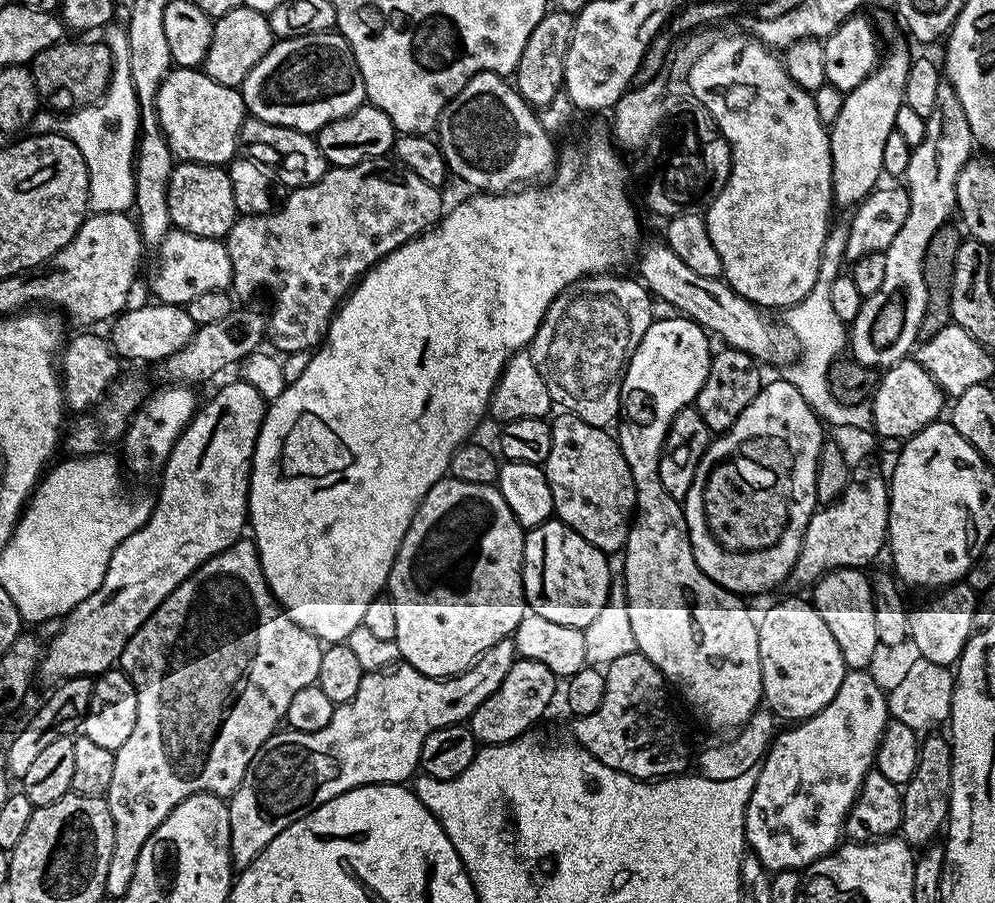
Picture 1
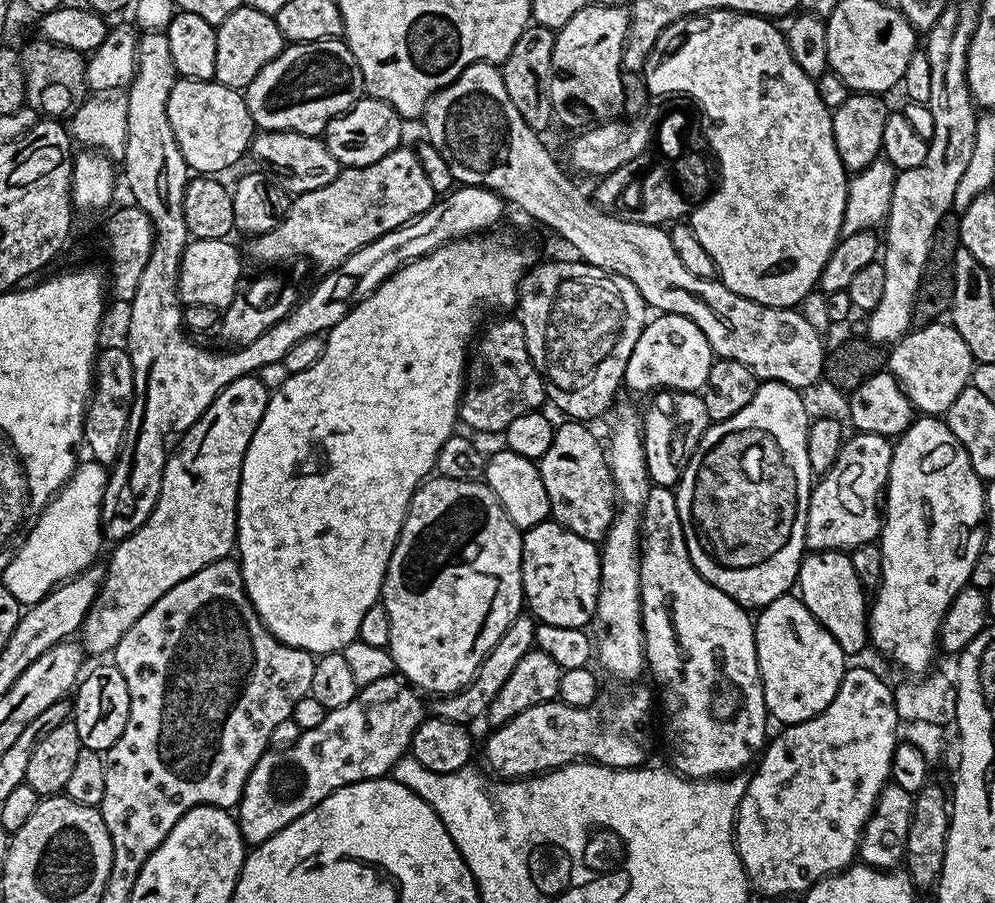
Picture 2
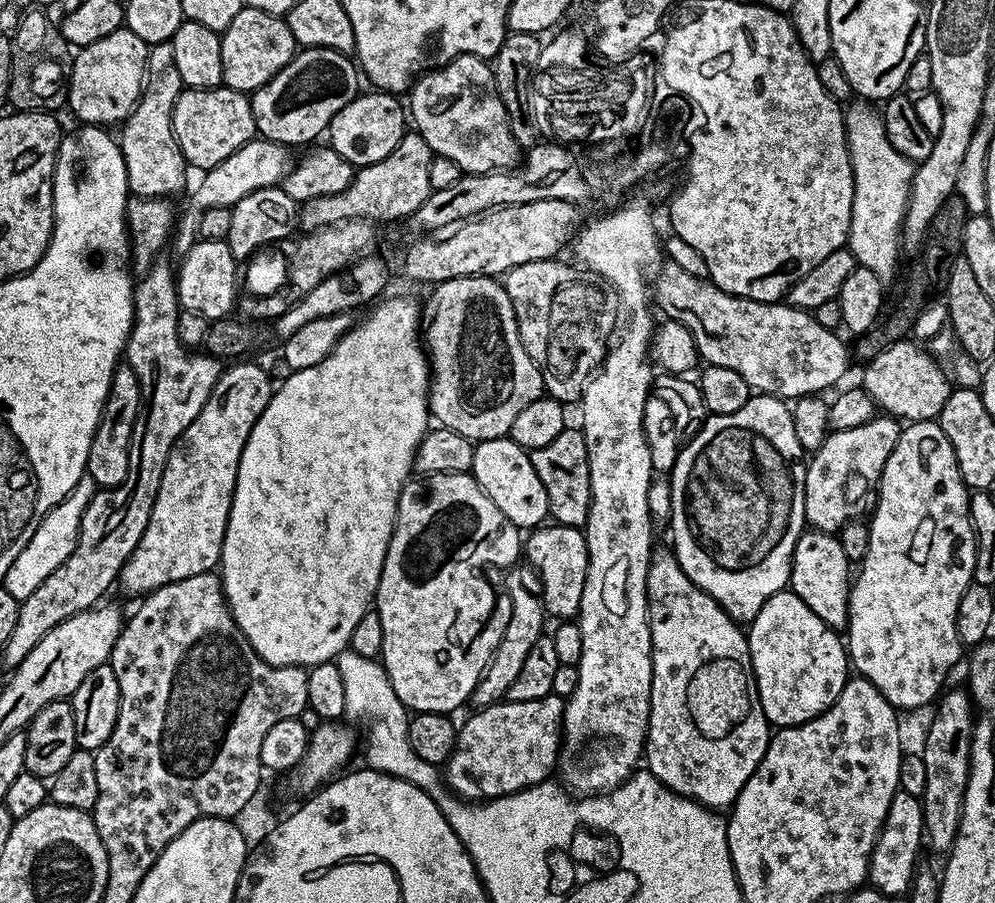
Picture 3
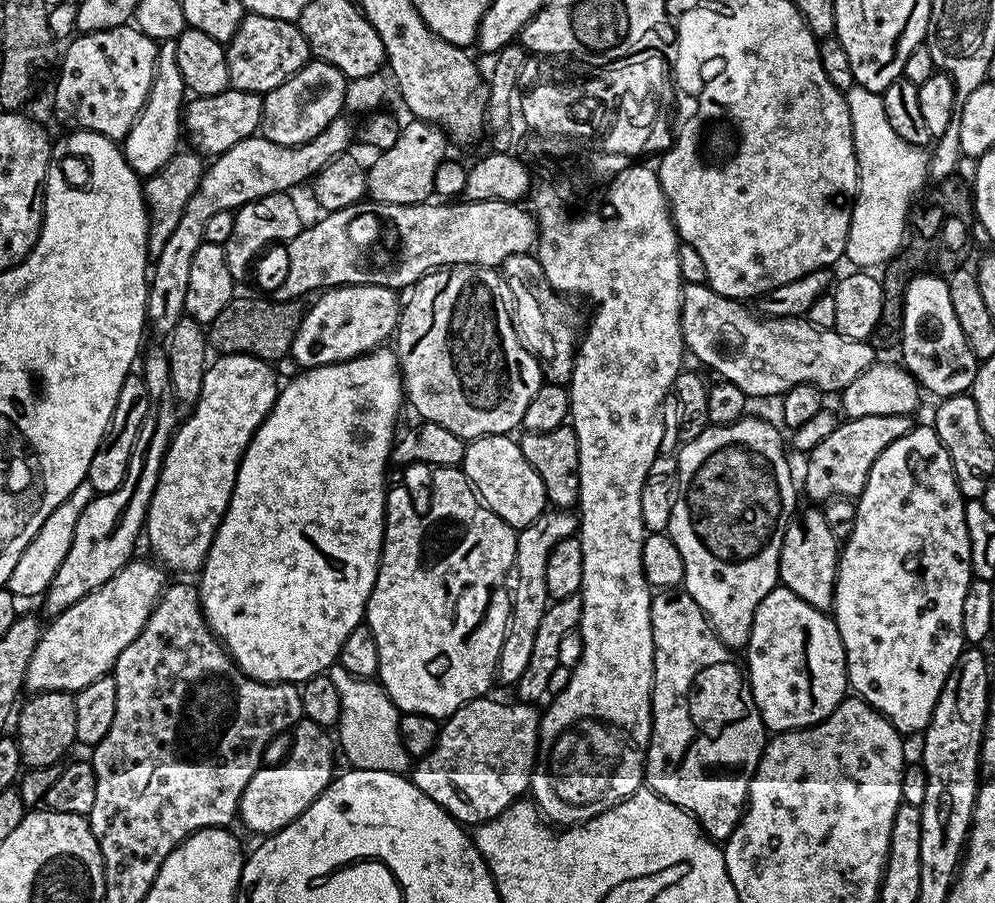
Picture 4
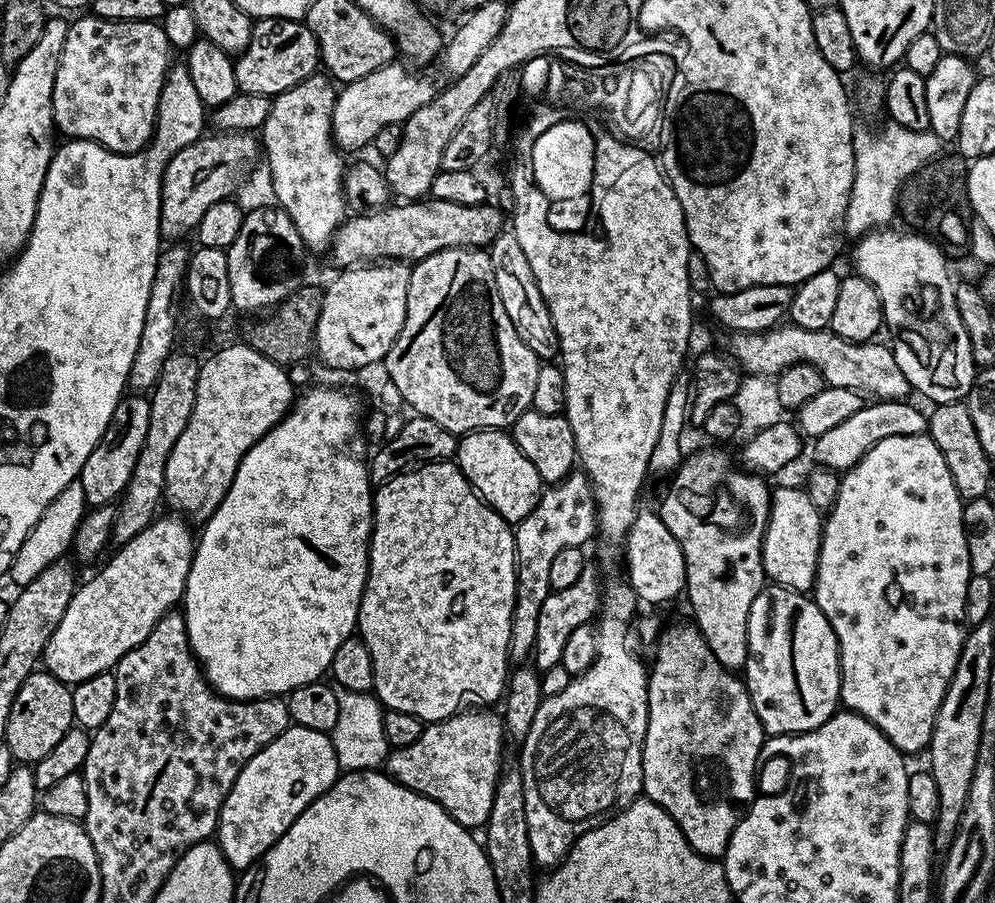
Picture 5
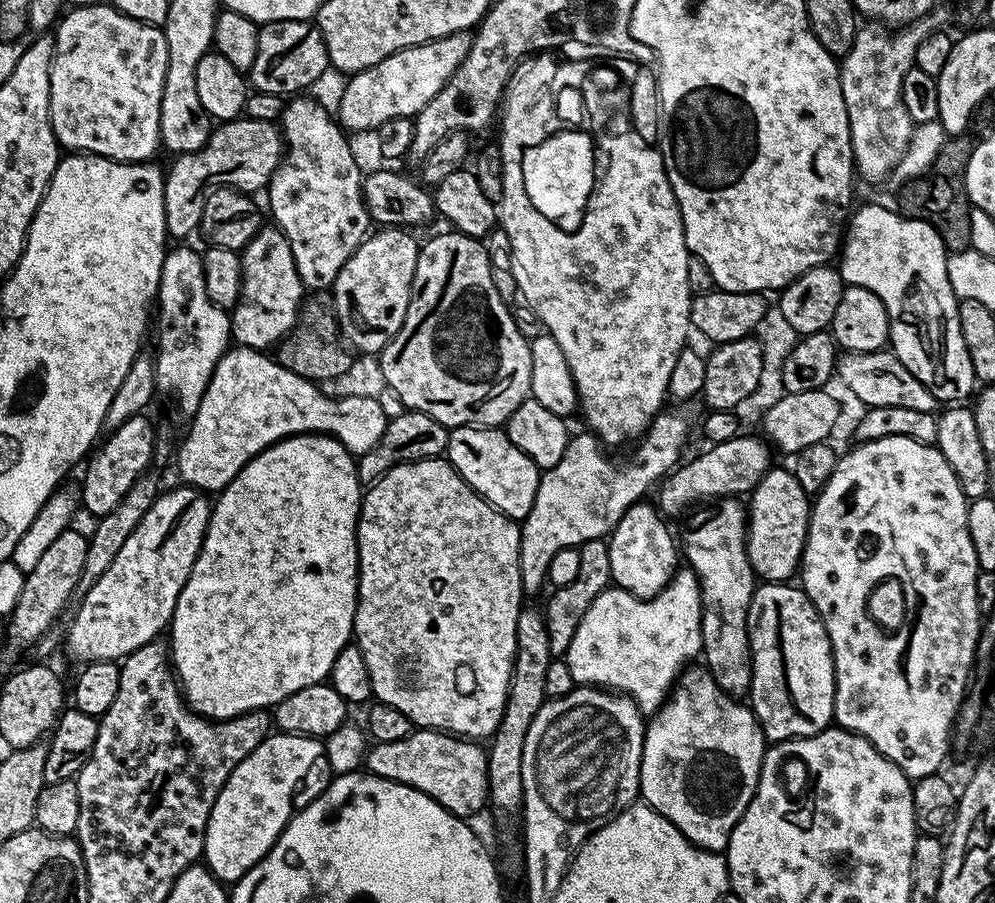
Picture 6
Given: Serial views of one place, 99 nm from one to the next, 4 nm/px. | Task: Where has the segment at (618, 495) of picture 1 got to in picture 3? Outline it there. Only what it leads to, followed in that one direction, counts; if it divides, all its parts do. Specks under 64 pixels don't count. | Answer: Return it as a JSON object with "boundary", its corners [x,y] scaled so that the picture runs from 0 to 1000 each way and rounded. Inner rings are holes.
{"boundary":[[[568,473],[567,478],[561,481],[561,485],[557,485],[557,489],[553,489],[553,494],[536,496],[533,504],[541,529],[545,529],[545,538],[549,538],[549,551],[554,575],[561,580],[586,586],[591,578],[595,555],[593,516],[586,477],[582,473]]]}

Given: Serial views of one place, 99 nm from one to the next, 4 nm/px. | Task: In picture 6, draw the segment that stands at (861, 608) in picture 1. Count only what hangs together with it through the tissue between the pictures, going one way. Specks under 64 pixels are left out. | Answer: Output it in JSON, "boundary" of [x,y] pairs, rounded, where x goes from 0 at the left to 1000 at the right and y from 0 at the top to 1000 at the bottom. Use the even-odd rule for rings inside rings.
{"boundary":[[[783,516],[772,519],[764,536],[756,542],[750,558],[752,621],[768,645],[792,645],[801,637],[812,595],[814,549],[802,538],[799,522]]]}

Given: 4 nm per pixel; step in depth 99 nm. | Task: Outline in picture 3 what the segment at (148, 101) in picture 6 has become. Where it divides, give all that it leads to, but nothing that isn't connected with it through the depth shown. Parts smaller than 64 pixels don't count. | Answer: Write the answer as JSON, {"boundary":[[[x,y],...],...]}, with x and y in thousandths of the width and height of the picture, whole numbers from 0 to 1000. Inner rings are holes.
{"boundary":[[[126,29],[115,33],[115,38],[107,38],[107,42],[98,42],[98,47],[90,47],[90,51],[79,54],[75,59],[76,68],[72,71],[72,81],[66,84],[68,109],[67,123],[72,123],[84,140],[120,138],[128,133],[135,117],[141,112],[141,104],[145,100],[145,85],[149,79],[150,45],[145,45],[142,37],[136,30]]]}

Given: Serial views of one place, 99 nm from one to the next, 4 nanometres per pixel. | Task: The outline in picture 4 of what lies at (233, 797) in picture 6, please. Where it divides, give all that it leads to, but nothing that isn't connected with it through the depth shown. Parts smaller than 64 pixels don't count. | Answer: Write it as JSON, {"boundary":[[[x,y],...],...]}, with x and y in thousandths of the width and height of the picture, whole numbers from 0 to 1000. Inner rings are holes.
{"boundary":[[[303,794],[292,810],[291,831],[286,842],[279,847],[263,848],[251,862],[241,885],[240,907],[259,926],[272,925],[286,917],[291,910],[311,895],[316,886],[335,864],[336,835],[338,826],[333,812],[319,801]]]}

